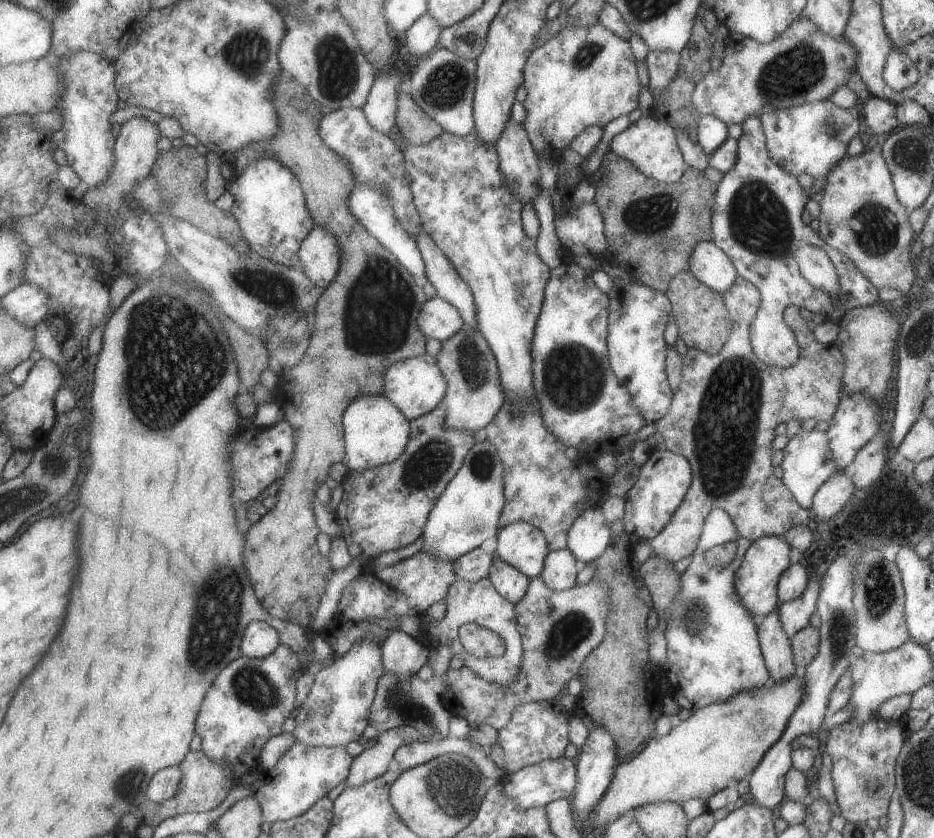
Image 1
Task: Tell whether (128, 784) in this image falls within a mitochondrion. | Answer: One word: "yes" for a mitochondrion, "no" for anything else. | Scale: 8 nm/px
yes

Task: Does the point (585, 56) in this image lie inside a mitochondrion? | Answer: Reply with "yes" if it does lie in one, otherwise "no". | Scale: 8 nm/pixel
yes

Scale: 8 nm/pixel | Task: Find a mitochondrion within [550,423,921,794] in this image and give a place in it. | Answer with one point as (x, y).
(879, 589)

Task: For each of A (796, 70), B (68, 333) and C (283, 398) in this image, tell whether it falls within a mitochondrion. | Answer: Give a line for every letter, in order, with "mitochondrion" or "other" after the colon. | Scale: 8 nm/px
A: mitochondrion
B: other
C: other

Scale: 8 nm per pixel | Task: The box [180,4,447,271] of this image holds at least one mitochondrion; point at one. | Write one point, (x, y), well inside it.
(337, 68)

